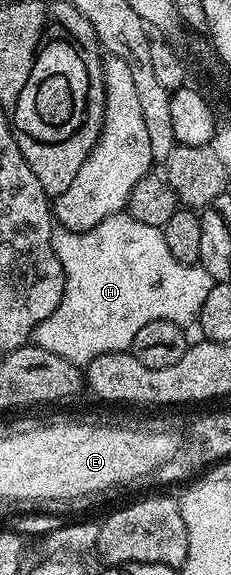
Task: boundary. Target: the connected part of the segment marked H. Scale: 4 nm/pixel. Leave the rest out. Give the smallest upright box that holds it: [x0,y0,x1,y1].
[34,212,214,368]

